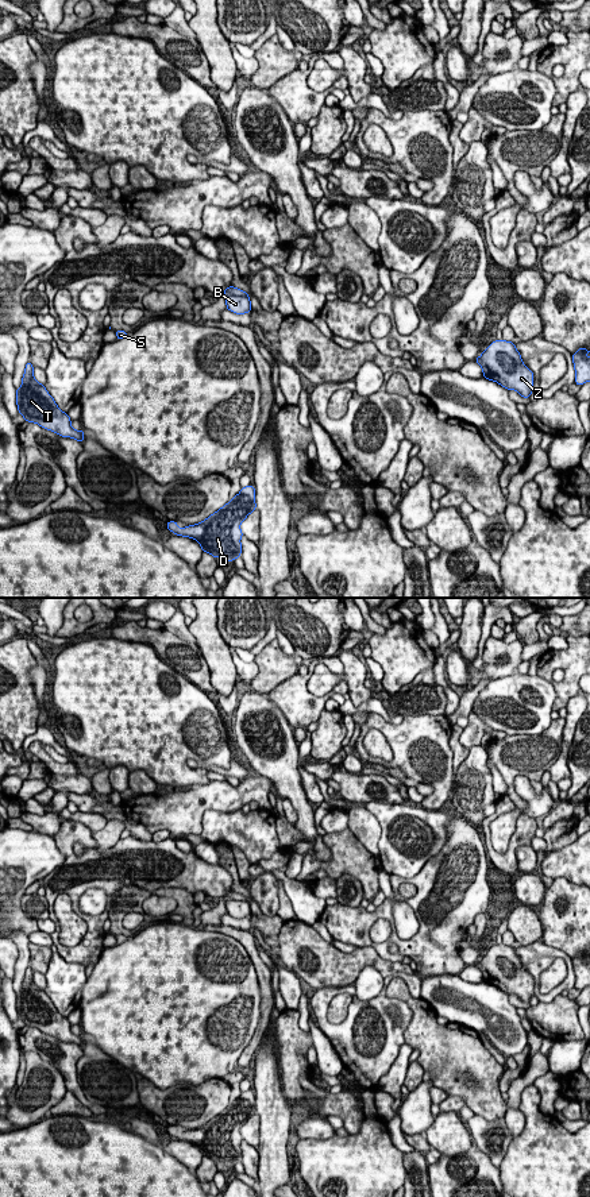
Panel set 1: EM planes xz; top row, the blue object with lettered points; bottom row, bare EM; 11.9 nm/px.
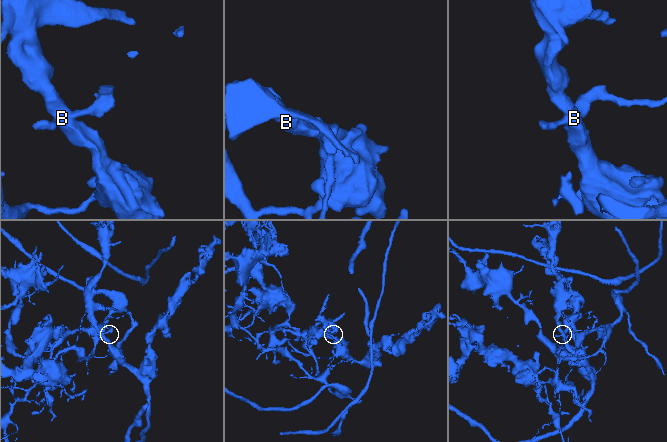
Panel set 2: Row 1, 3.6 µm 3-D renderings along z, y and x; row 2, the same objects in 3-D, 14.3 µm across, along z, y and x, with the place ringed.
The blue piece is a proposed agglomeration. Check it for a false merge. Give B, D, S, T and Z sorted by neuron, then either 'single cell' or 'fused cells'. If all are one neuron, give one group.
B Z / D S T | fused cells

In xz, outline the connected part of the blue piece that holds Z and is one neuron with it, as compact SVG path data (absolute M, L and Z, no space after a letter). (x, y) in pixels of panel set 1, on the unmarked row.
M493 946L475 966L482 972L483 982L516 995L524 1003L535 995L533 977L522 968L512 946Z

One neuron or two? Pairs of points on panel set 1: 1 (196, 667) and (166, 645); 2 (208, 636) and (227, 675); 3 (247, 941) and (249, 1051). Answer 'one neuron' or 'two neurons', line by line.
1: one neuron
2: one neuron
3: one neuron

